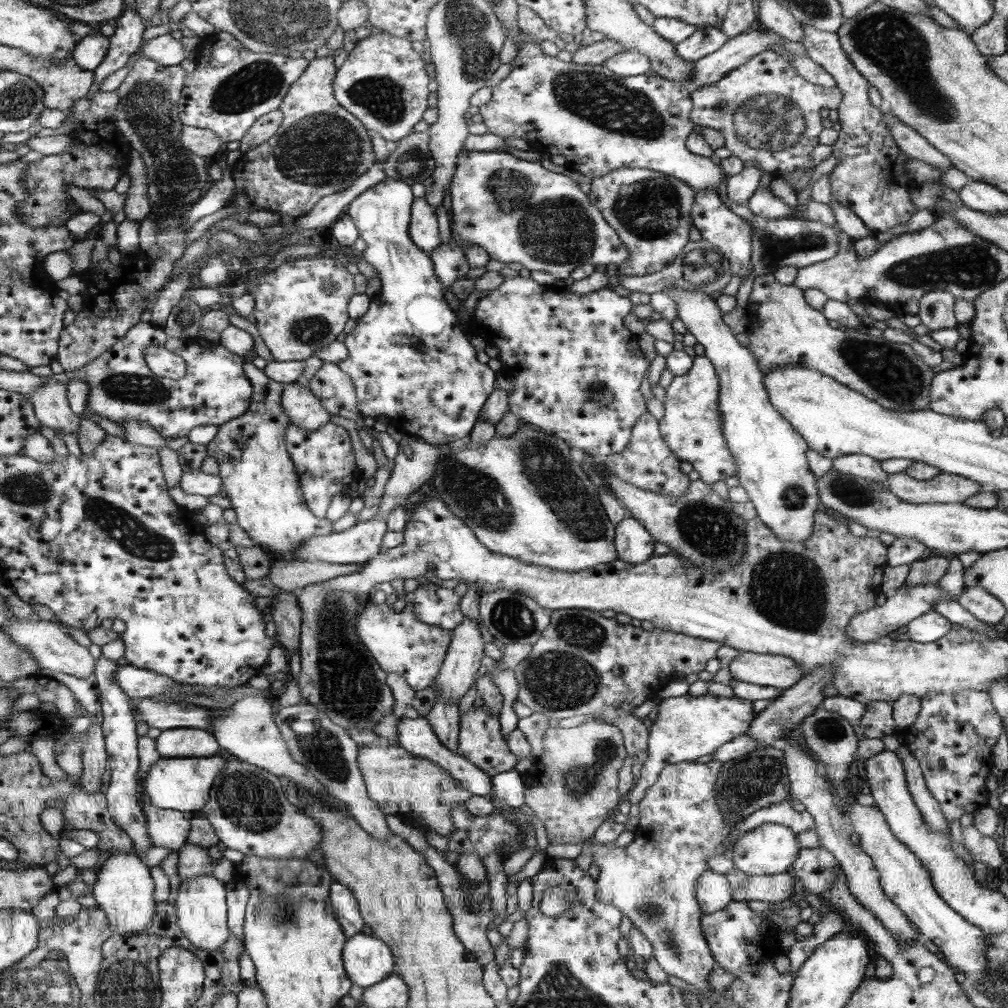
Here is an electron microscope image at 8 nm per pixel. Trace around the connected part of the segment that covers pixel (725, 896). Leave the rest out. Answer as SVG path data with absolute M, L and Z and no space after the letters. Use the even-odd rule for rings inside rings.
M710 869L701 874L697 885L697 898L706 914L719 912L733 901L730 883L725 875L712 872Z

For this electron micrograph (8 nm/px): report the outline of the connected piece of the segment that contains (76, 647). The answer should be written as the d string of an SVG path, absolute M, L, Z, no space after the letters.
M14 621L6 622L4 630L12 636L17 645L23 646L35 659L41 668L49 668L54 672L64 672L76 678L90 679L95 672L94 656L88 651L88 647L80 645L74 641L66 630L61 628L62 624L56 622L40 621Z

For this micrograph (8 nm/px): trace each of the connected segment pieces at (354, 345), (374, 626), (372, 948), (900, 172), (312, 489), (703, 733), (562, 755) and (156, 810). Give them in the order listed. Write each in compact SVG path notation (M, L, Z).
M387 176L382 182L375 184L372 188L368 188L366 192L362 192L348 206L348 217L356 225L360 238L366 242L366 249L361 252L362 259L369 262L377 270L381 284L380 291L371 299L372 305L366 311L366 314L357 319L354 330L344 338L343 343L347 346L348 358L337 365L353 380L357 394L357 407L364 417L372 416L376 418L384 414L389 424L402 429L406 435L424 439L424 442L429 442L433 445L448 445L454 441L467 439L471 430L475 428L480 416L482 416L482 407L494 391L494 382L496 382L494 376L496 376L497 372L494 372L494 369L490 370L488 368L489 364L480 364L476 360L476 350L468 342L469 336L466 336L466 333L462 334L462 328L458 326L458 316L454 314L454 310L450 308L448 303L446 303L446 299L444 299L445 290L440 284L439 278L435 275L434 262L432 262L429 254L426 254L410 240L410 204L413 204L412 200L414 198L412 198L410 184Z
M369 601L366 608L356 617L354 628L360 642L367 646L382 670L399 674L407 680L412 690L418 691L428 689L439 676L439 670L450 649L452 631L420 622L412 607L414 603L410 602L402 612L396 612L385 603L374 604Z
M355 934L347 938L343 965L352 984L362 988L378 985L395 970L395 955L386 942L374 934Z
M802 25L805 35L801 43L807 56L833 76L836 87L844 94L842 104L836 108L842 126L838 140L832 146L833 155L838 163L829 174L831 198L854 211L873 234L906 225L911 216L918 211L912 203L912 190L916 188L923 193L925 189L909 178L904 168L911 156L896 146L891 130L884 124L882 110L871 104L868 82L844 52L839 34L820 30L814 25Z
M331 421L318 430L302 430L295 424L289 424L286 439L287 449L300 472L301 486L307 506L320 518L324 518L332 497L340 492L348 492L348 485L354 482L360 474L356 468L348 432Z
M678 696L662 699L658 713L650 726L651 737L647 740L648 758L642 762L638 783L628 791L628 800L636 804L643 799L645 790L659 780L661 771L668 765L680 762L692 762L700 756L713 754L726 742L747 734L755 720L753 703L744 698L723 698L710 696Z
M586 720L575 727L548 727L543 741L544 752L535 759L531 768L521 773L527 785L525 803L543 820L550 844L584 843L594 837L596 830L606 821L608 810L621 804L618 796L618 770L626 758L623 731L610 722Z
M143 792L141 795L148 836L153 846L168 847L173 851L178 851L182 846L187 845L190 822L186 818L186 813L179 810L161 809L146 793Z

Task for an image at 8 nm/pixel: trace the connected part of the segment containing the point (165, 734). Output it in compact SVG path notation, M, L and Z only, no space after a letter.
M193 728L163 730L155 739L166 758L213 757L221 753L219 742L210 731Z

